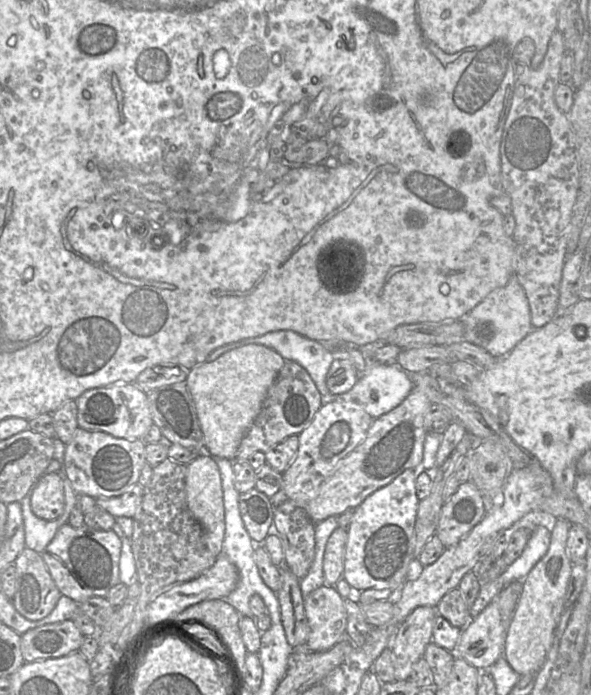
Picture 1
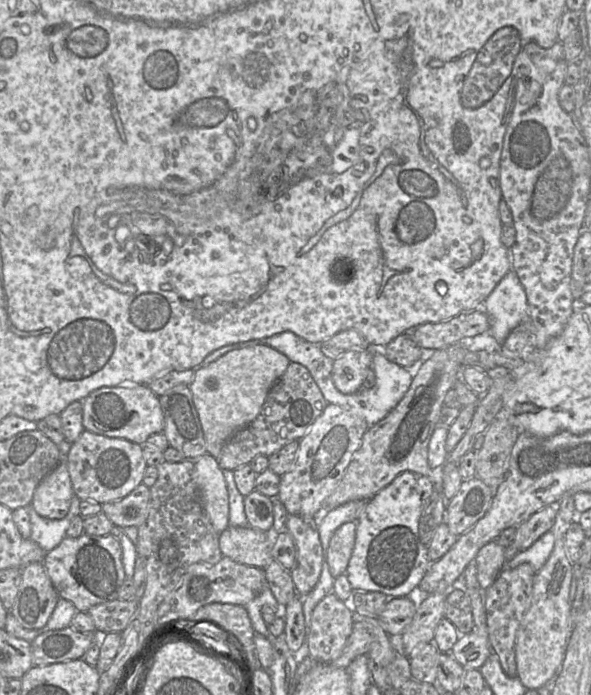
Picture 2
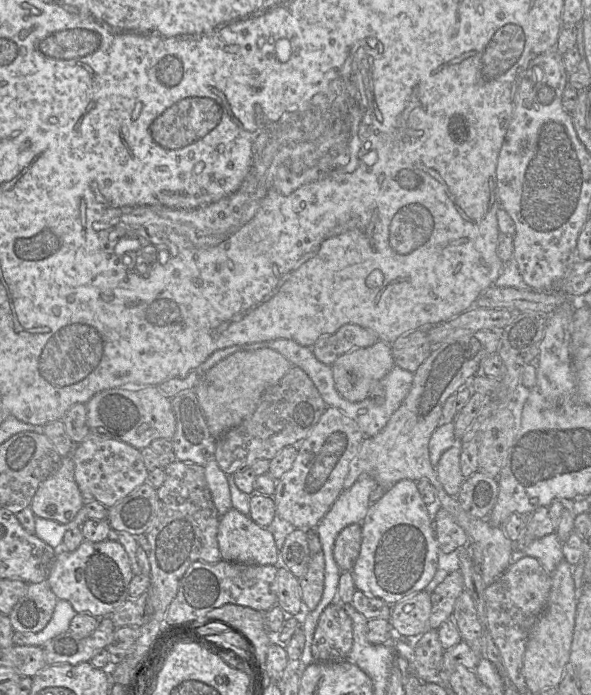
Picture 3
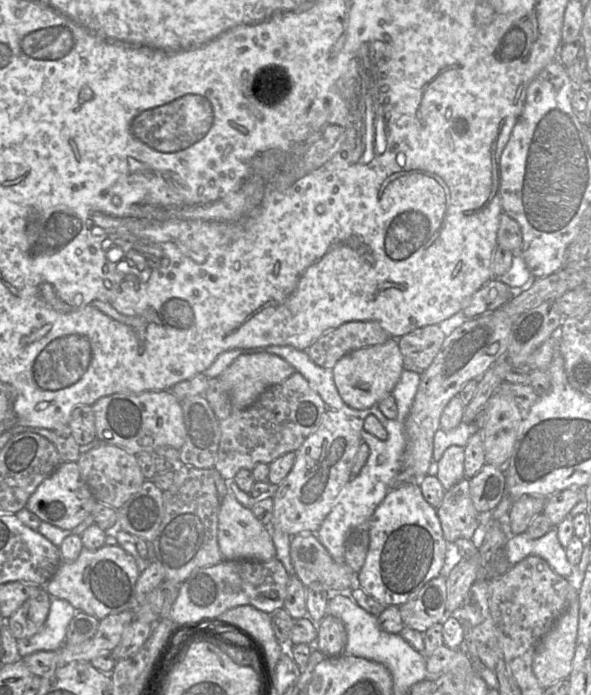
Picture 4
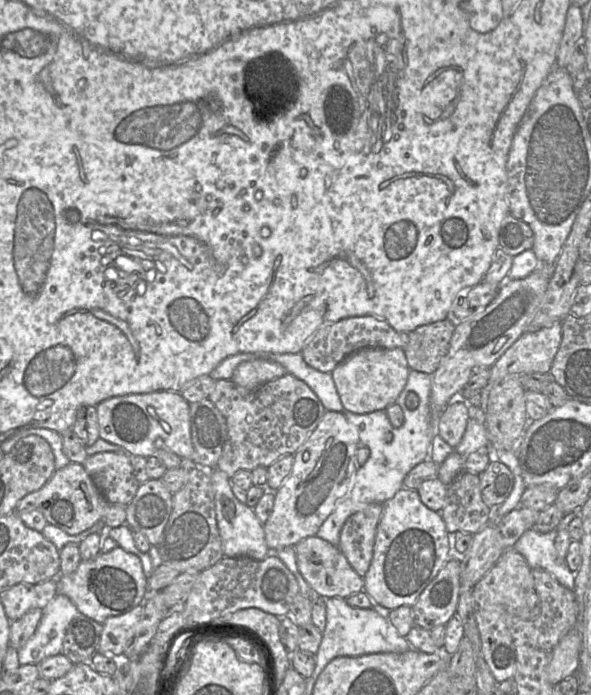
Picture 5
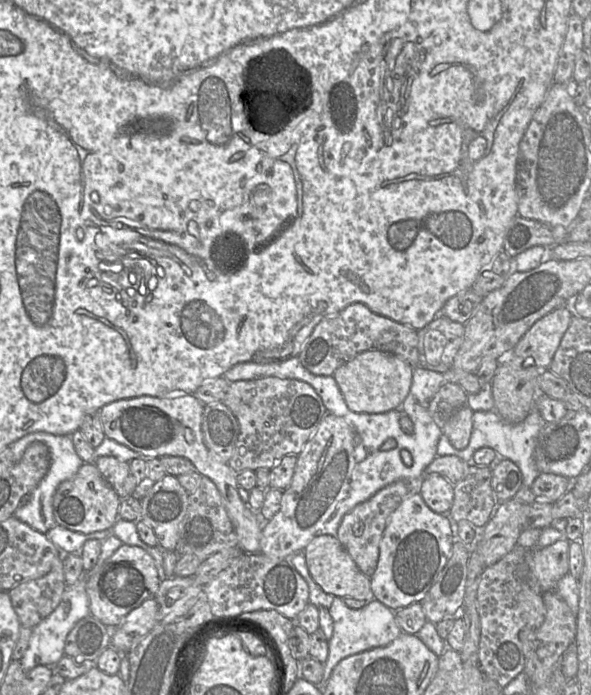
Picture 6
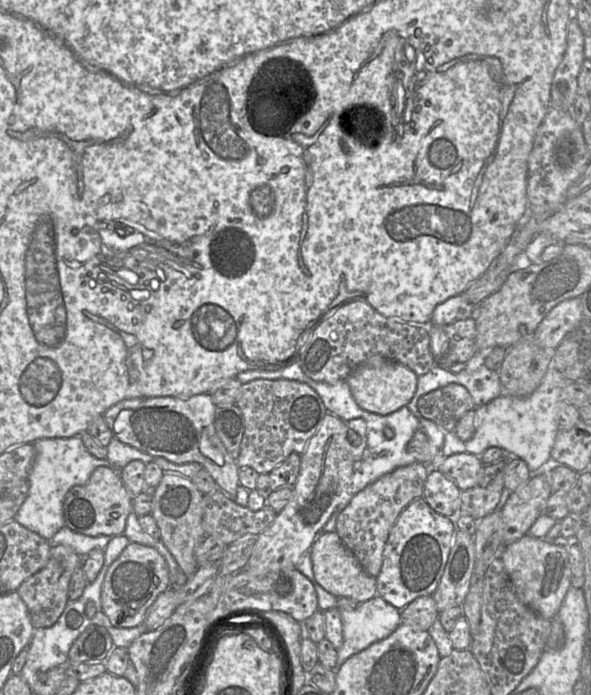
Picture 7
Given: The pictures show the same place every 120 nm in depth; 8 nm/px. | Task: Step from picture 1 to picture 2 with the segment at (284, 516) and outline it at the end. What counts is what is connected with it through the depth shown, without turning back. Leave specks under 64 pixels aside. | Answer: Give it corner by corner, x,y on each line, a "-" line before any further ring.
288,514
285,527
295,542
296,566
290,571
299,596
308,595
316,586
323,565
323,551
318,533
318,517

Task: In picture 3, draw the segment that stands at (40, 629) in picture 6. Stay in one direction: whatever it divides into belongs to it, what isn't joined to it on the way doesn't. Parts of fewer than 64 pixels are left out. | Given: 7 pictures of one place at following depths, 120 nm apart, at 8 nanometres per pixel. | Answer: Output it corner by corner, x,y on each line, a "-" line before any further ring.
58,599
52,618
47,626
37,632
37,636
31,636
26,640
18,640
18,645
43,647
50,639
69,631
70,623
76,614
77,612
68,601

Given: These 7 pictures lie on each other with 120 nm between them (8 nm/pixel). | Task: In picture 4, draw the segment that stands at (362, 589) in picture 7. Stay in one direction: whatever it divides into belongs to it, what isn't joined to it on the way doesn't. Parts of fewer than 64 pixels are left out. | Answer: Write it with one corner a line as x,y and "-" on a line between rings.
315,533
292,536
290,557
295,574
305,587
320,583
328,592
348,592
357,586
357,573
345,562
336,562

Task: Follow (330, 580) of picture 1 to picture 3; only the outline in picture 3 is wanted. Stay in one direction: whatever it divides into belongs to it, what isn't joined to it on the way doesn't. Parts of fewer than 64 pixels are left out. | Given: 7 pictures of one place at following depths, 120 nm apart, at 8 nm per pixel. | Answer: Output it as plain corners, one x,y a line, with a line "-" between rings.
351,524
337,536
333,548
333,557
342,572
349,572
353,569
360,553
361,542
361,524

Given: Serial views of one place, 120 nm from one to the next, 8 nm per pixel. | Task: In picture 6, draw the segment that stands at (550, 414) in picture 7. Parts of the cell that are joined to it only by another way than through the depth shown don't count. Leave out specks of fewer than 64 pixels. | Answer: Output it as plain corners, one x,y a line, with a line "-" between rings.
534,407
522,422
516,424
505,421
495,410
475,411
472,420
473,429
467,447
460,450
456,449
447,436
442,434
437,445
437,456
454,455
468,464
474,464
473,454
482,447
490,447
499,456
513,461
519,467
523,477
523,487
530,488
540,474
534,460
534,449
537,438
547,423
538,409

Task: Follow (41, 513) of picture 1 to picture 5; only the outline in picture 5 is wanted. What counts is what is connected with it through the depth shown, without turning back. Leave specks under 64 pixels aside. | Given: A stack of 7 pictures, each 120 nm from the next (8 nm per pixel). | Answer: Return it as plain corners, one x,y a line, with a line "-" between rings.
70,462
55,470
52,477
39,490
24,496
16,506
16,512
39,510
48,524
56,526
69,535
77,535
102,520
109,504
86,472
82,464

